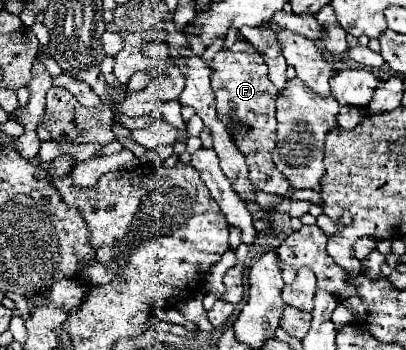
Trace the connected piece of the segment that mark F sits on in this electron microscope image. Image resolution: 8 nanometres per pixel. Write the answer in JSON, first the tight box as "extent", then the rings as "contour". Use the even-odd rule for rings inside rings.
{"extent":[212,42,290,196],"contour":[[[236,42],[228,50],[220,50],[214,56],[212,90],[216,94],[216,112],[232,136],[236,148],[246,156],[250,166],[250,182],[254,188],[286,196],[290,190],[288,178],[276,168],[272,152],[276,148],[276,98],[278,90],[268,78],[268,66],[264,58],[248,48],[244,42]]]}

